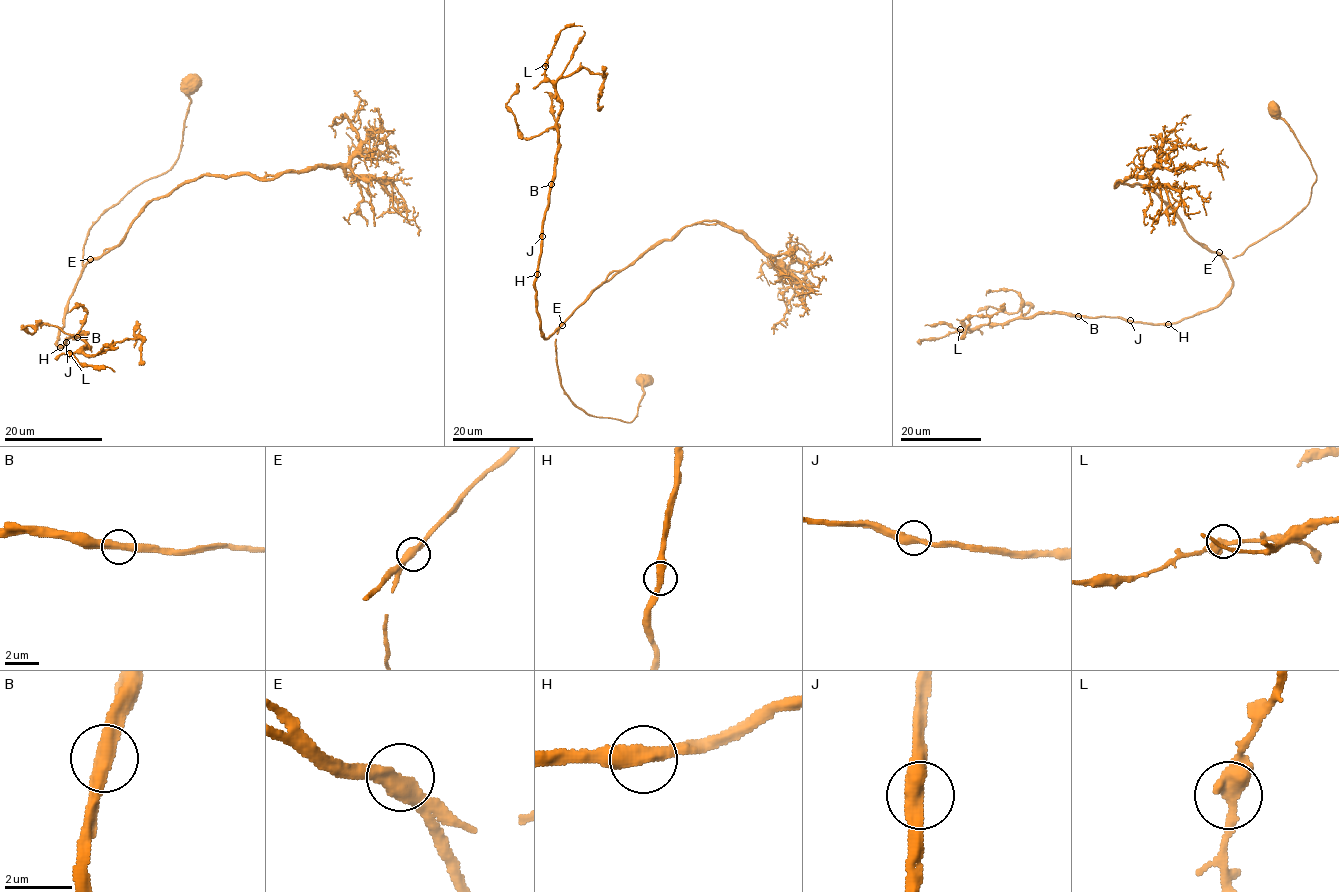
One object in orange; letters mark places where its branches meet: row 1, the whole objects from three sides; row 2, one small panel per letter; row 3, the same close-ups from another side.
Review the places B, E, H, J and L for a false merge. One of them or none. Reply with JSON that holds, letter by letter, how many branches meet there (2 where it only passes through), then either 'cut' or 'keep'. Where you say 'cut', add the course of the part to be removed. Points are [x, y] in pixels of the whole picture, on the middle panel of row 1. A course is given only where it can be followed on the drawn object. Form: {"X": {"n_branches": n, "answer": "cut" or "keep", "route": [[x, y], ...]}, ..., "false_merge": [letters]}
{"B": {"n_branches": 2, "answer": "keep"}, "E": {"n_branches": 2, "answer": "keep"}, "H": {"n_branches": 2, "answer": "keep"}, "J": {"n_branches": 2, "answer": "keep"}, "L": {"n_branches": 2, "answer": "keep"}, "false_merge": []}

